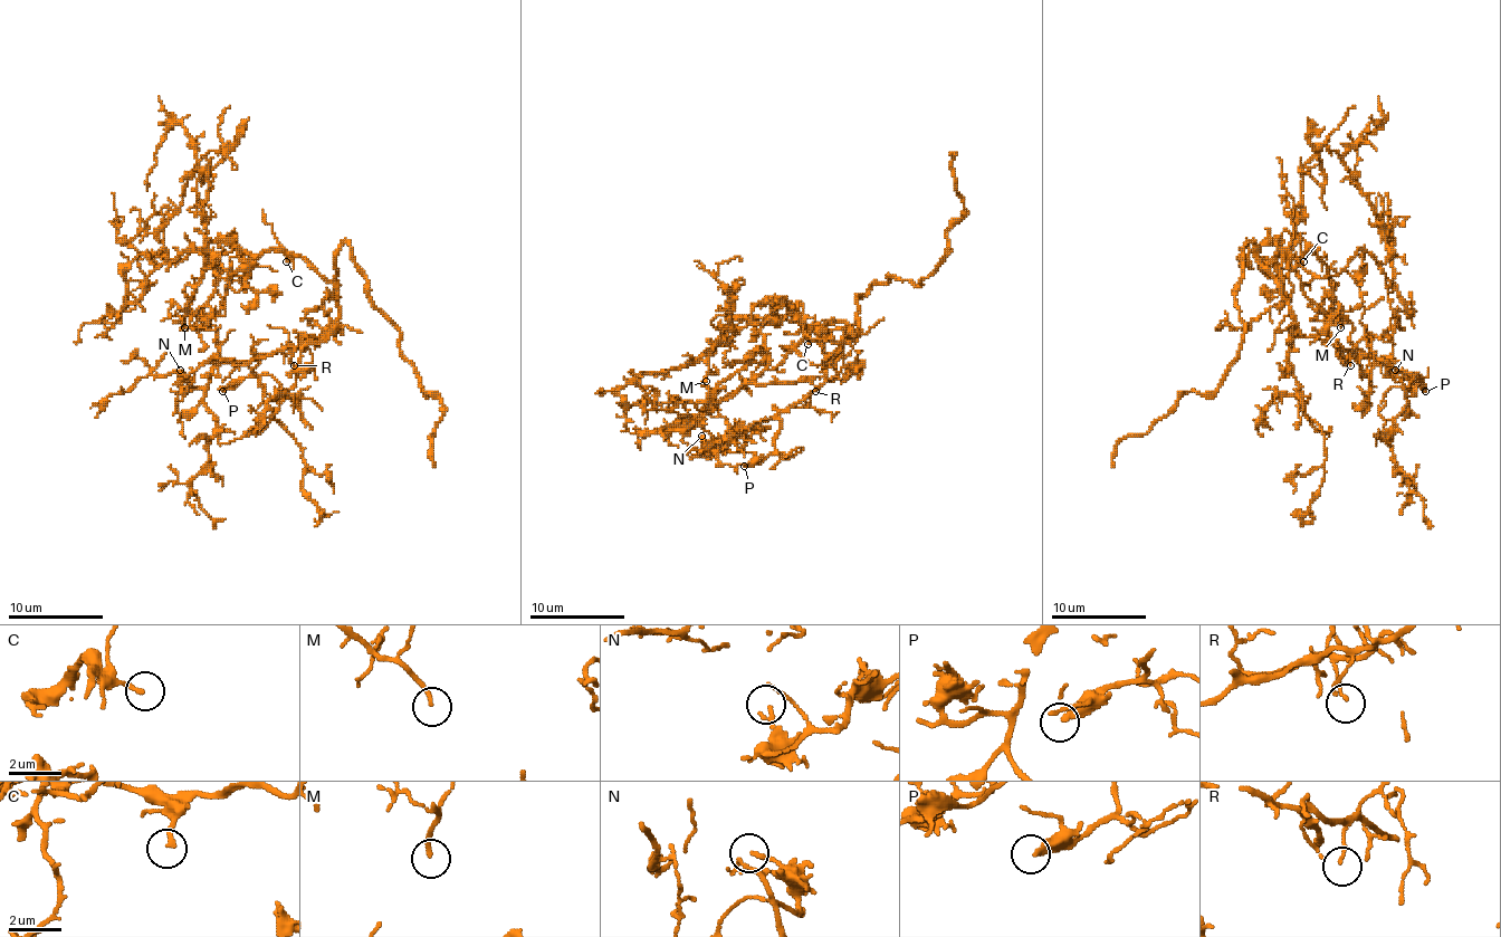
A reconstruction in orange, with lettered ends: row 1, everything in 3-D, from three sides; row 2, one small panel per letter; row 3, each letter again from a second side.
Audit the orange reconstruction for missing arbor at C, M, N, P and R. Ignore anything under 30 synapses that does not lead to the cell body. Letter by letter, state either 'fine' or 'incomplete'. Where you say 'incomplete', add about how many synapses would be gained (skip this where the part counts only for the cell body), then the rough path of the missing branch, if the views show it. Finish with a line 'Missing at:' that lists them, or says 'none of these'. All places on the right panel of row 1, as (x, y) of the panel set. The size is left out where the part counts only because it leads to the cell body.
C: fine
M: incomplete; about 70 synapses; missing branch runs (1340, 327), (1361, 330), (1376, 318), (1397, 318), (1404, 325), (1407, 344), (1418, 354)
N: fine
P: incomplete; about 70 synapses; missing branch runs (1425, 391), (1450, 389), (1442, 337), (1461, 361), (1461, 370), (1469, 380), (1478, 380), (1482, 372), (1492, 380)
R: fine
Missing at: M, P

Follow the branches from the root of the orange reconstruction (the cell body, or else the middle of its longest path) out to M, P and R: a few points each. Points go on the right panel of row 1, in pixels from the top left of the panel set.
M: (1284, 255), (1279, 249), (1277, 255), (1277, 242), (1296, 270), (1303, 293), (1340, 327)
P: (1284, 255), (1279, 268), (1284, 280), (1281, 297), (1300, 335), (1388, 361), (1407, 370), (1425, 391)
R: (1284, 255), (1281, 297), (1293, 327), (1306, 337), (1338, 344), (1350, 354), (1350, 365)

